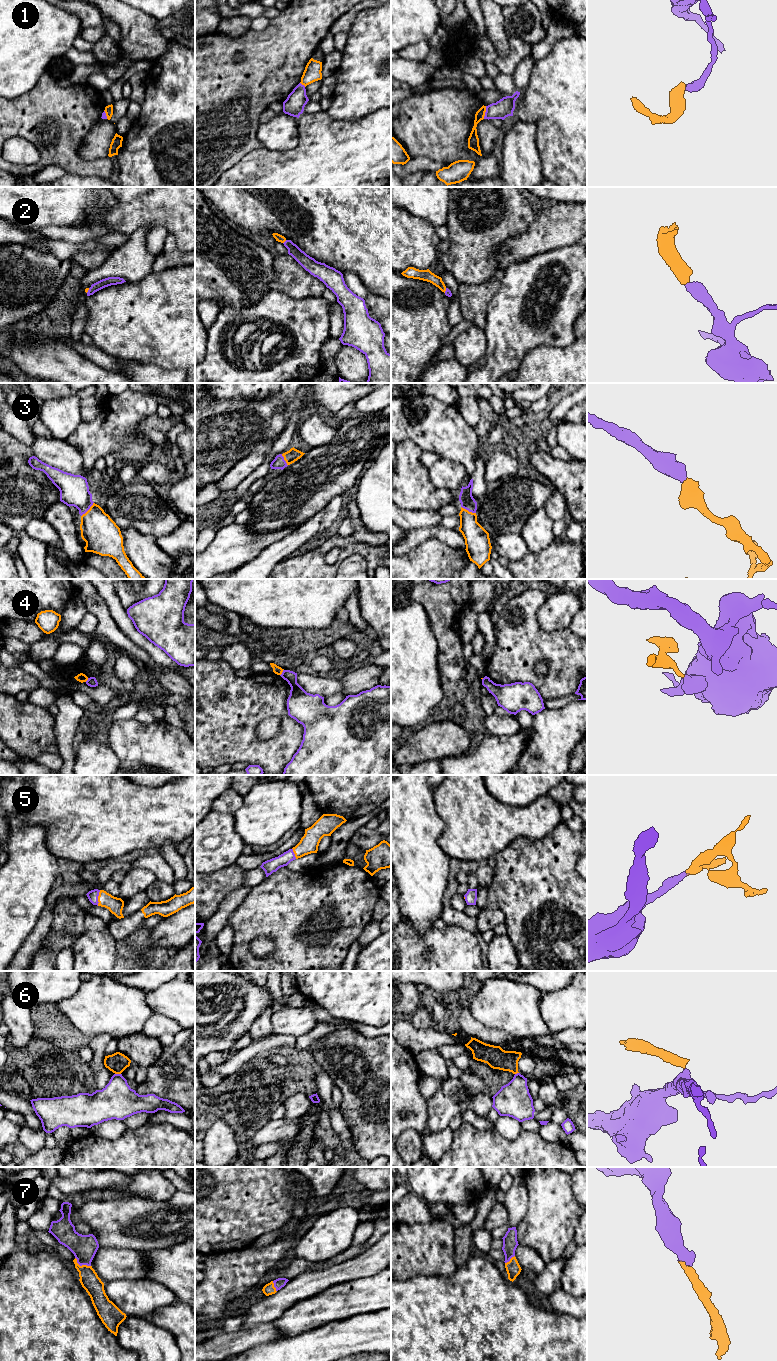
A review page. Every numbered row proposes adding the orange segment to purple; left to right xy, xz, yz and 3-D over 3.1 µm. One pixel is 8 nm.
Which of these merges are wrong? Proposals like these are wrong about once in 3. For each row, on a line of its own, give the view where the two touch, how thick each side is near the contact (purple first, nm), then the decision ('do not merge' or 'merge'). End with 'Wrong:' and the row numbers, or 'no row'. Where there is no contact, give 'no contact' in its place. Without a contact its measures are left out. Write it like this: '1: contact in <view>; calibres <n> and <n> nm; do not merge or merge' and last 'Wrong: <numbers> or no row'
1: contact in yz; calibres 150 and 90 nm; do not merge
2: contact in xz; calibres 110 and 60 nm; merge
3: contact in xy; calibres 240 and 280 nm; merge
4: contact in xz; calibres 160 and 70 nm; do not merge
5: contact in xy; calibres 90 and 130 nm; merge
6: contact in xy; calibres 300 and 160 nm; do not merge
7: contact in xy; calibres 200 and 150 nm; merge
Wrong: 1, 4, 6

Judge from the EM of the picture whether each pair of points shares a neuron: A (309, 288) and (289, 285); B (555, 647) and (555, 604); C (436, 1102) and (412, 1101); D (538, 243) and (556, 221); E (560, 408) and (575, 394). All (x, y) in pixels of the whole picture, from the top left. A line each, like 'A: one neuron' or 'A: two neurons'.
A: one neuron
B: two neurons
C: two neurons
D: one neuron
E: one neuron

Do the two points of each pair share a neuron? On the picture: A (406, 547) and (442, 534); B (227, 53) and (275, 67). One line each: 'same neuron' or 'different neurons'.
A: same neuron
B: same neuron

